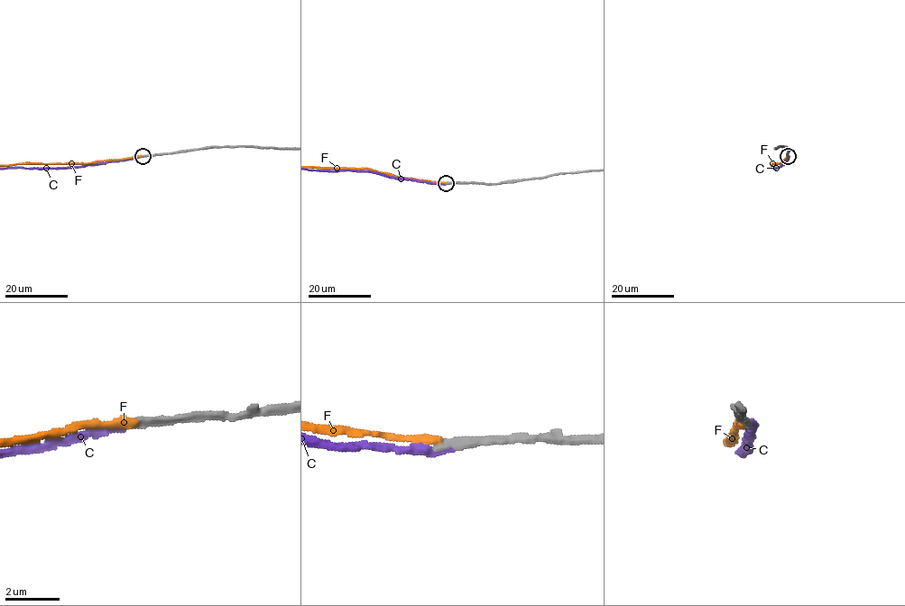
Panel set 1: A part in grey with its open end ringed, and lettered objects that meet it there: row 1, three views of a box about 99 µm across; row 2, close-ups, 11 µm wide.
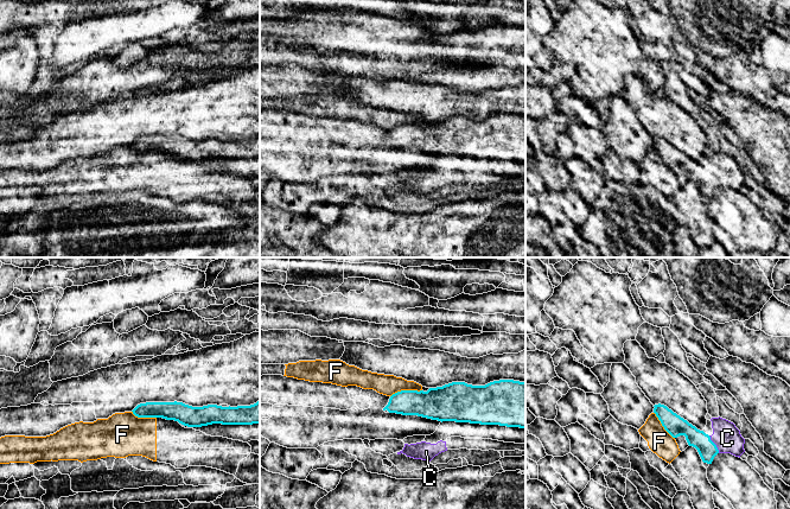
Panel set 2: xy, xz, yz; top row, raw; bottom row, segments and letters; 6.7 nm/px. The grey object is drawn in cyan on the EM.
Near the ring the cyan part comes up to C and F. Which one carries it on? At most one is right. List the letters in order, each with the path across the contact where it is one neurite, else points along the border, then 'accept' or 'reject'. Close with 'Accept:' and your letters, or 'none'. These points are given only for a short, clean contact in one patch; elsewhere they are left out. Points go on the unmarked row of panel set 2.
C: accept
F: along xz (421, 123), (397, 125), (390, 131) | reject
Accept: C

